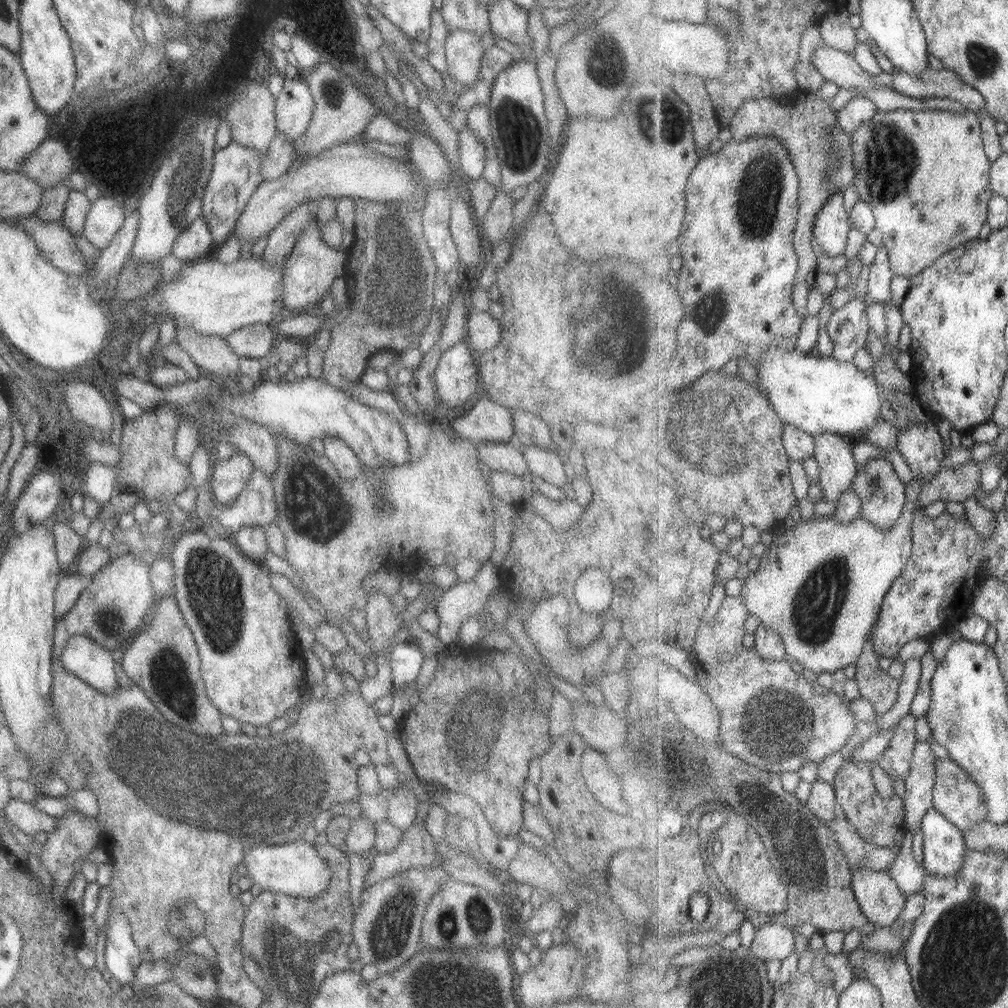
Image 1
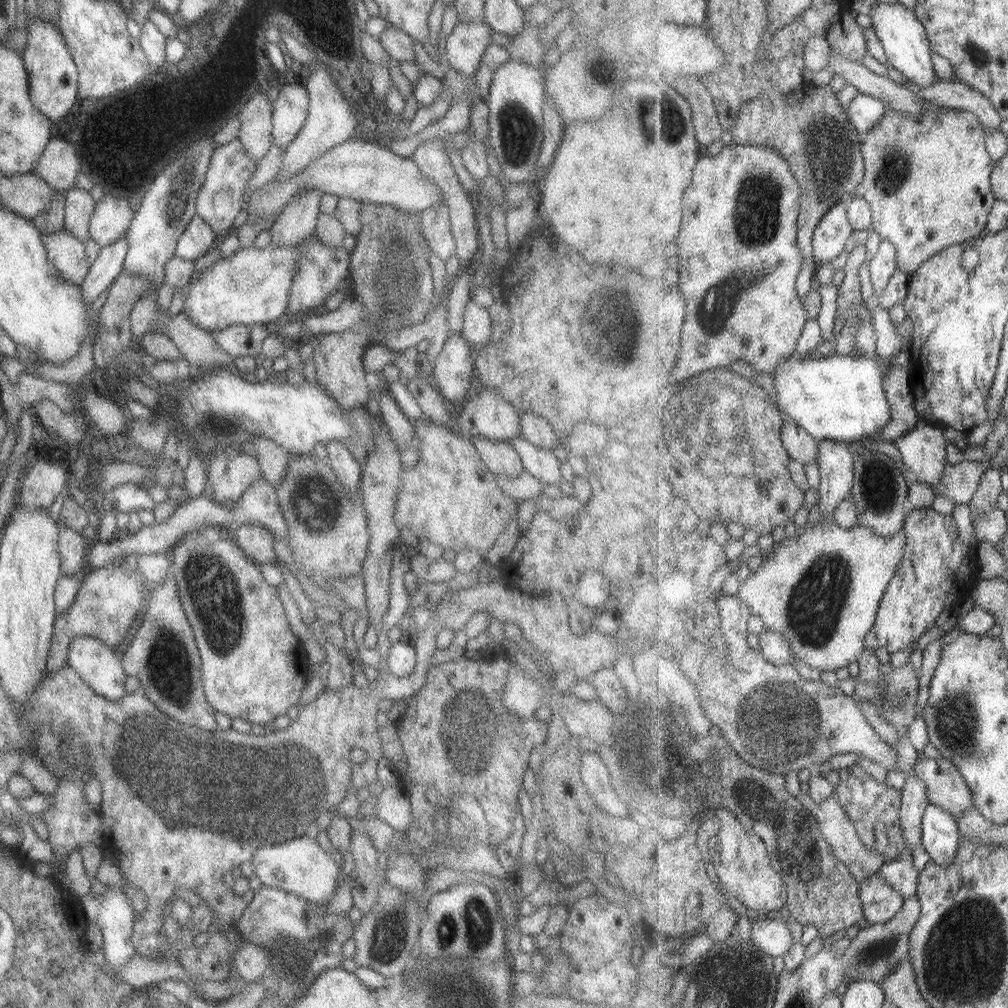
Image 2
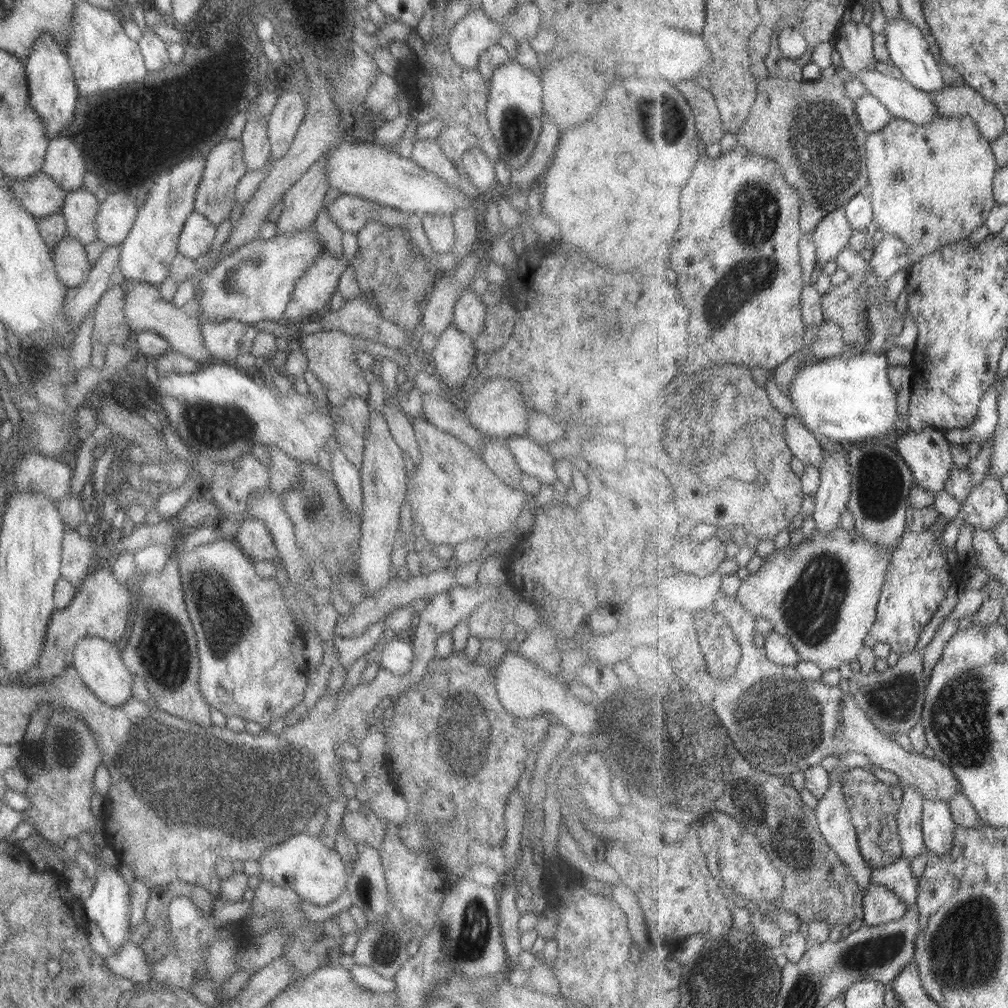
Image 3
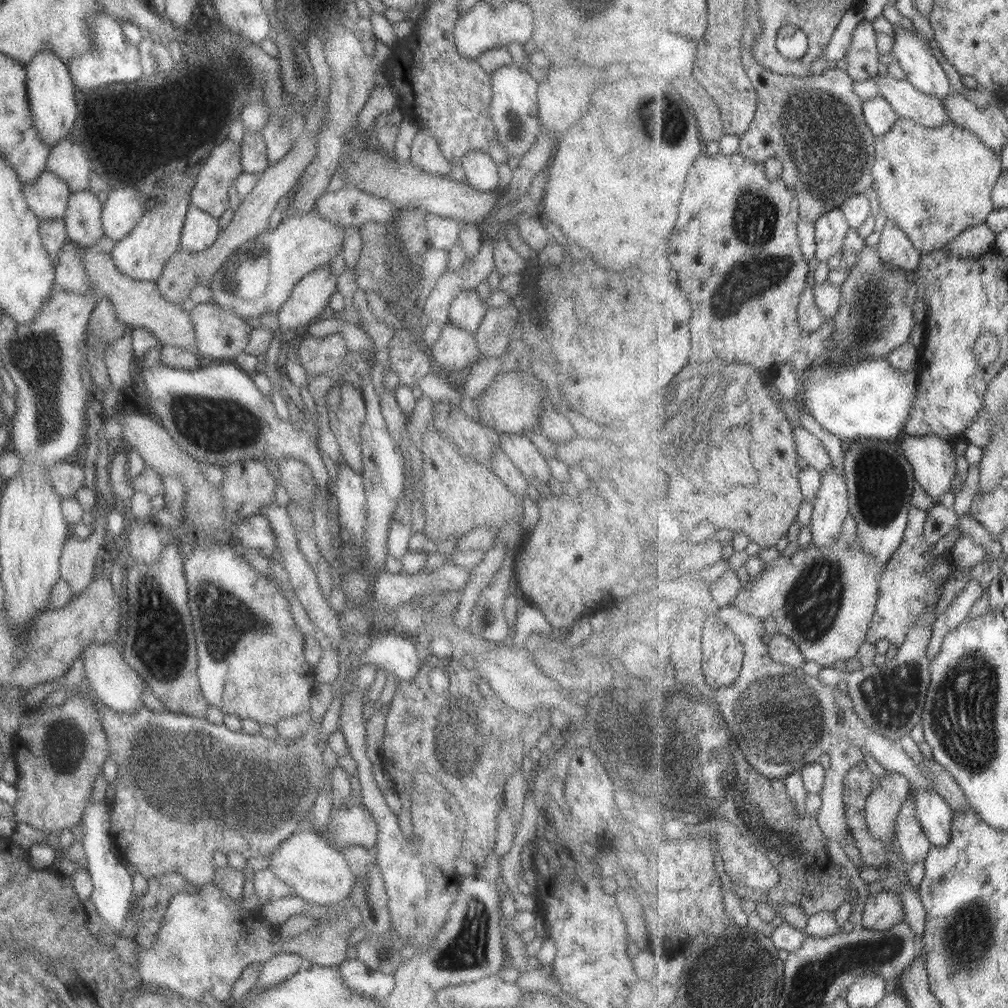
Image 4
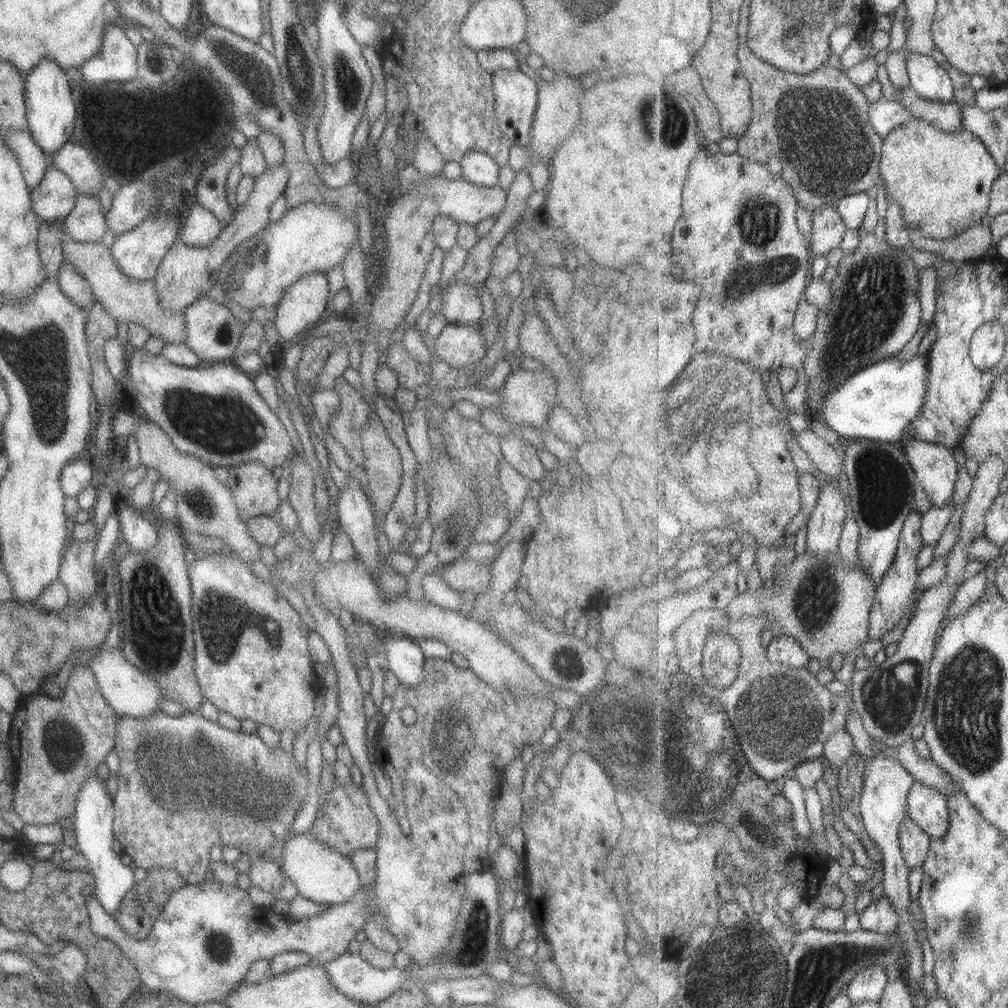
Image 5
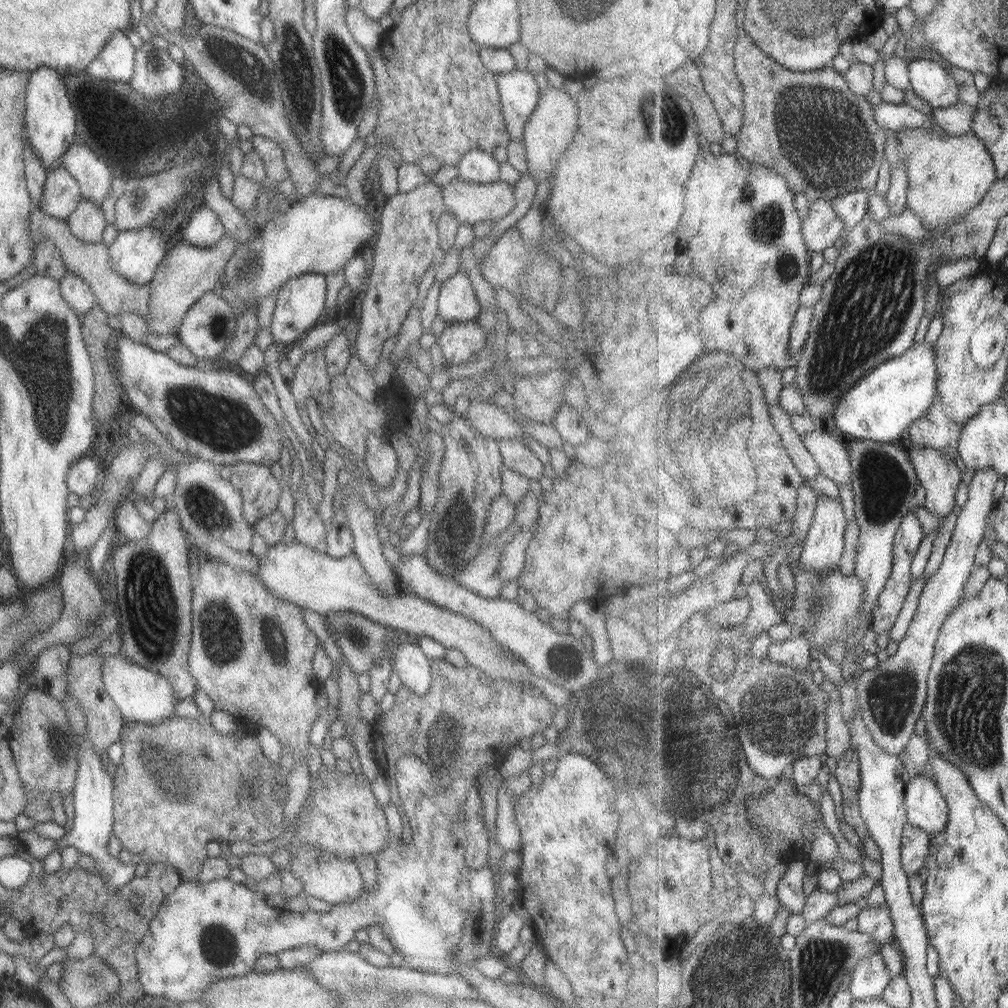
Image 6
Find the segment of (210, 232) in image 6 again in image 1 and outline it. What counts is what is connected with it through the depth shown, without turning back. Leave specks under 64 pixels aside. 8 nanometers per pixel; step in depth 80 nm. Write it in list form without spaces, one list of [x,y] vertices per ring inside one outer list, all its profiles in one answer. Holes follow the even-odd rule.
[[[199,216],[175,237],[170,253],[182,263],[200,260],[205,257],[207,246],[211,242],[206,222]]]

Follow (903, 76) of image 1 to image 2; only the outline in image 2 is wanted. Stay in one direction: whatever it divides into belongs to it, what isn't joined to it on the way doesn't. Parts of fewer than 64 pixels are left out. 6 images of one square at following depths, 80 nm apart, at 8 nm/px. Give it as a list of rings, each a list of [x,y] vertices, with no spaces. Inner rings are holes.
[[[957,76],[949,80],[937,77],[935,82],[927,88],[920,87],[909,80],[903,85],[916,92],[920,98],[934,103],[936,109],[943,107],[947,110],[975,114],[984,124],[985,130],[999,129],[1004,120],[990,98],[971,88],[971,85],[963,82]]]

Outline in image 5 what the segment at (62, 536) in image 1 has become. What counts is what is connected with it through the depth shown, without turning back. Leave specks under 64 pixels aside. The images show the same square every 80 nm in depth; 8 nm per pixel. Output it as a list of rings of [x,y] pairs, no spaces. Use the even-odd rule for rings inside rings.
[[[97,538],[83,541],[68,541],[62,550],[58,566],[58,578],[66,588],[67,605],[81,605],[95,594],[95,570],[93,553]]]

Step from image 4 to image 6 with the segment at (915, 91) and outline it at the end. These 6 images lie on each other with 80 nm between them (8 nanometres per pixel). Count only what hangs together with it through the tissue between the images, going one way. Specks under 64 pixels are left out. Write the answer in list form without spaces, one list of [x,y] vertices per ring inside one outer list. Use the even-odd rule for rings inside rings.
[[[959,101],[949,108],[932,108],[933,119],[937,126],[949,135],[957,136],[972,131],[977,109]]]

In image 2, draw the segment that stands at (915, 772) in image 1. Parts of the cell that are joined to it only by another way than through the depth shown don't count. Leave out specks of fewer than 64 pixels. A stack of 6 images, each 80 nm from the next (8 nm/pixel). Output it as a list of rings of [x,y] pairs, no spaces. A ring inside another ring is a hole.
[[[909,776],[902,788],[901,828],[909,850],[922,842],[922,823],[930,806],[927,784],[921,777]]]

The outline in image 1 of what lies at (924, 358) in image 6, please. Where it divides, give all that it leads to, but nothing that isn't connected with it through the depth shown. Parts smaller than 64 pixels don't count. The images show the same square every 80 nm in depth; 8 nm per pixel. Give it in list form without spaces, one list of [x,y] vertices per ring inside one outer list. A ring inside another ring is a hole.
[[[771,348],[771,352],[767,352],[767,356],[761,360],[760,365],[756,368],[758,371],[759,387],[765,392],[767,399],[771,401],[774,409],[779,413],[779,416],[783,419],[786,424],[793,424],[801,430],[808,432],[809,434],[823,435],[825,433],[837,433],[845,438],[849,438],[854,442],[857,441],[861,434],[866,434],[867,431],[871,430],[881,418],[881,398],[879,394],[882,392],[881,386],[877,385],[877,380],[873,376],[873,372],[870,376],[867,376],[866,372],[859,372],[857,366],[853,363],[839,363],[833,356],[820,357],[817,353],[803,353],[801,350],[783,350],[783,348]]]

